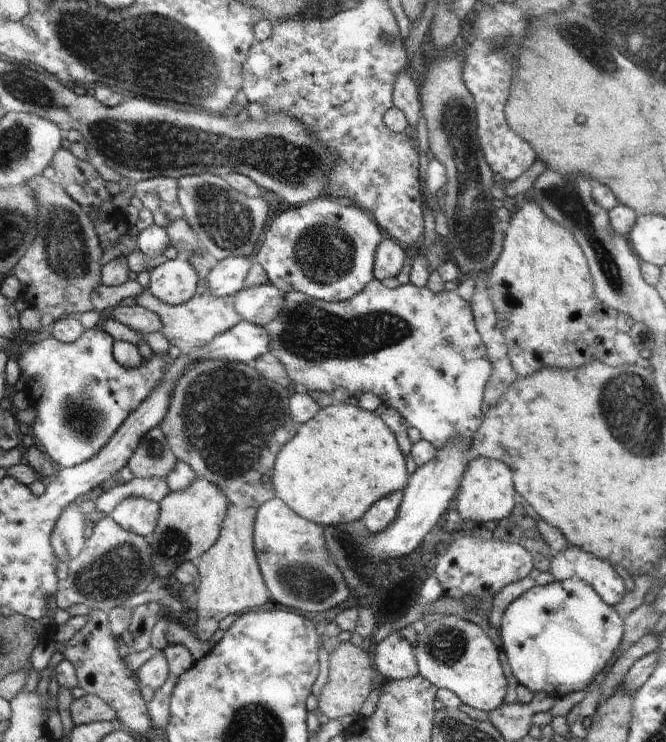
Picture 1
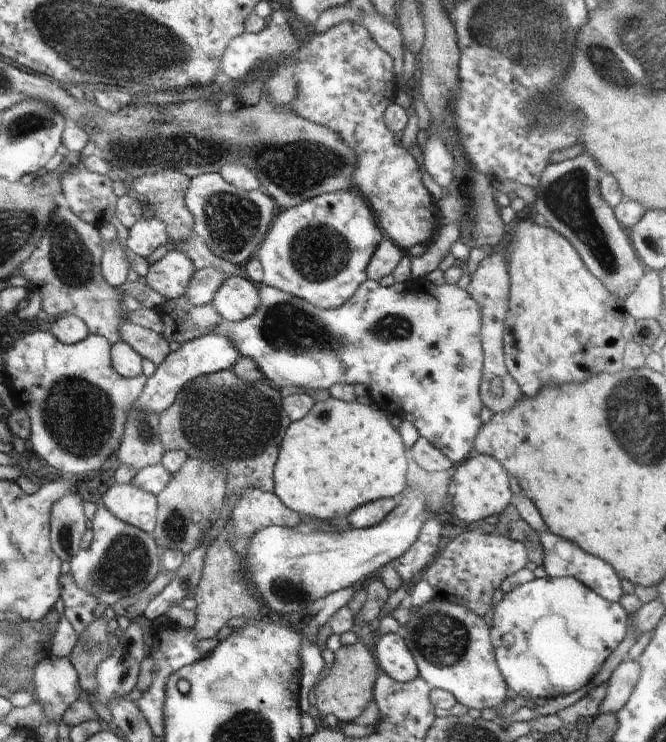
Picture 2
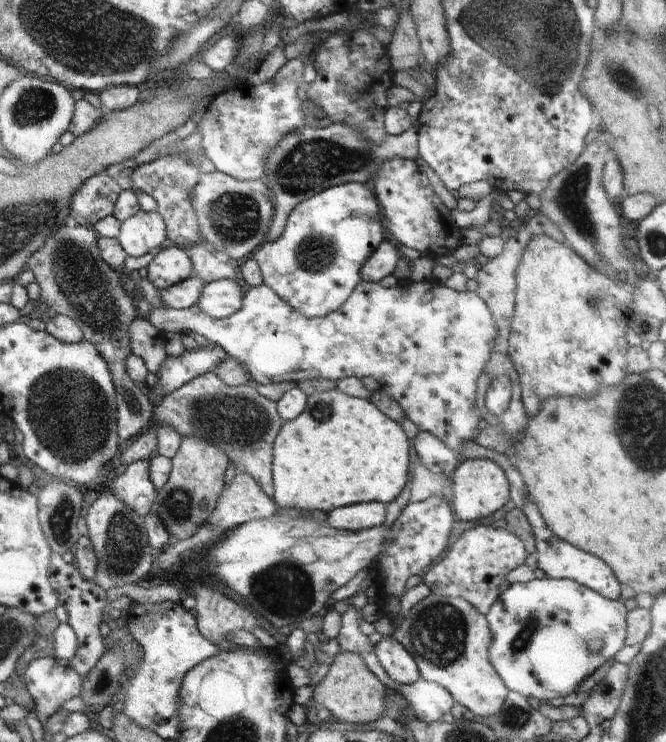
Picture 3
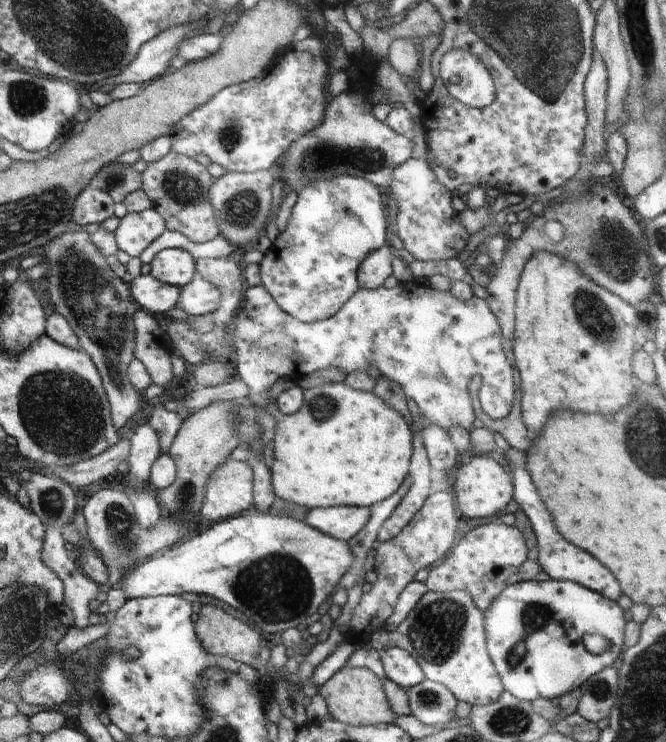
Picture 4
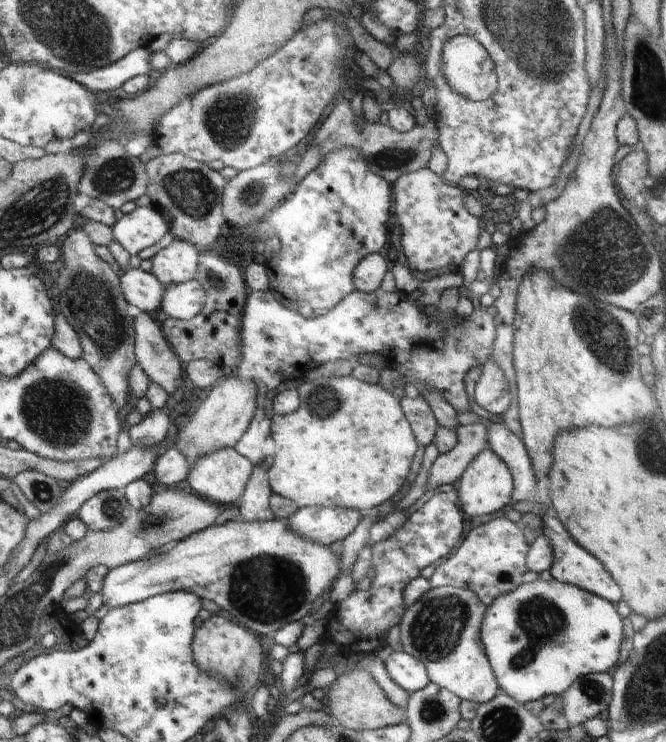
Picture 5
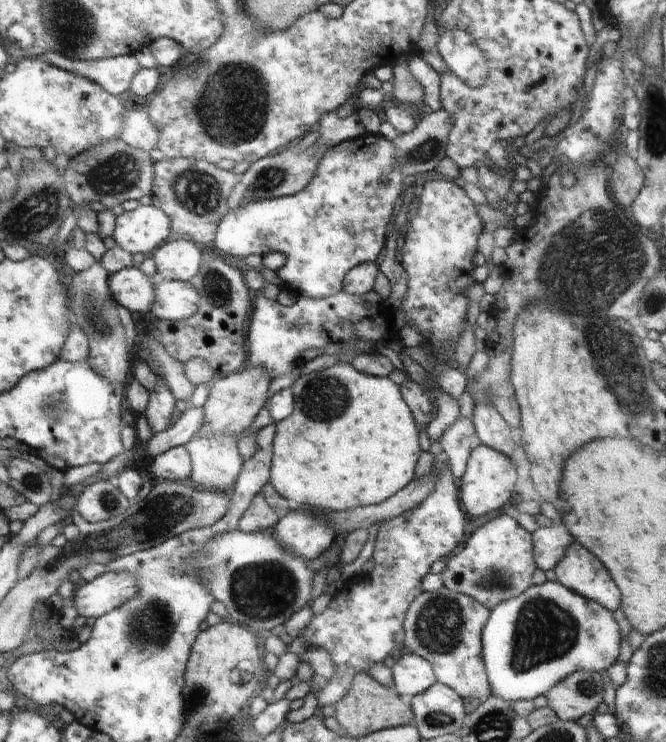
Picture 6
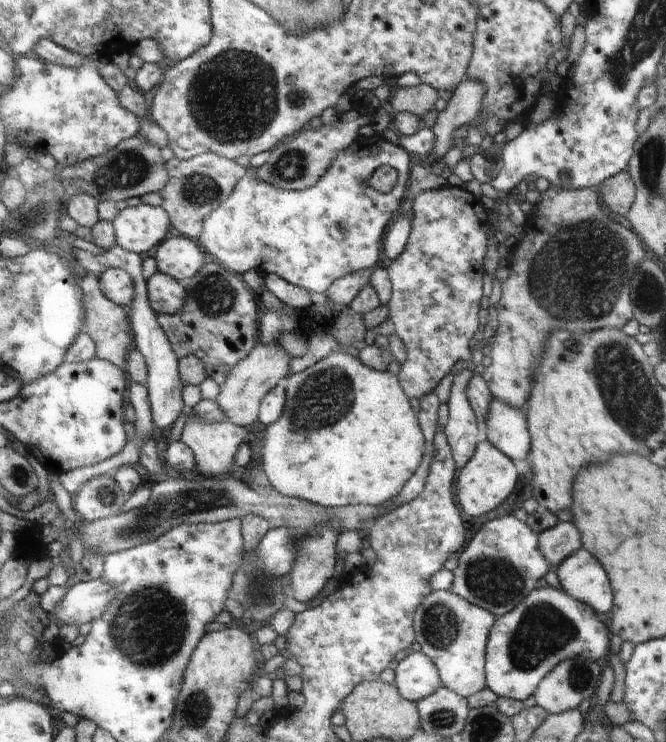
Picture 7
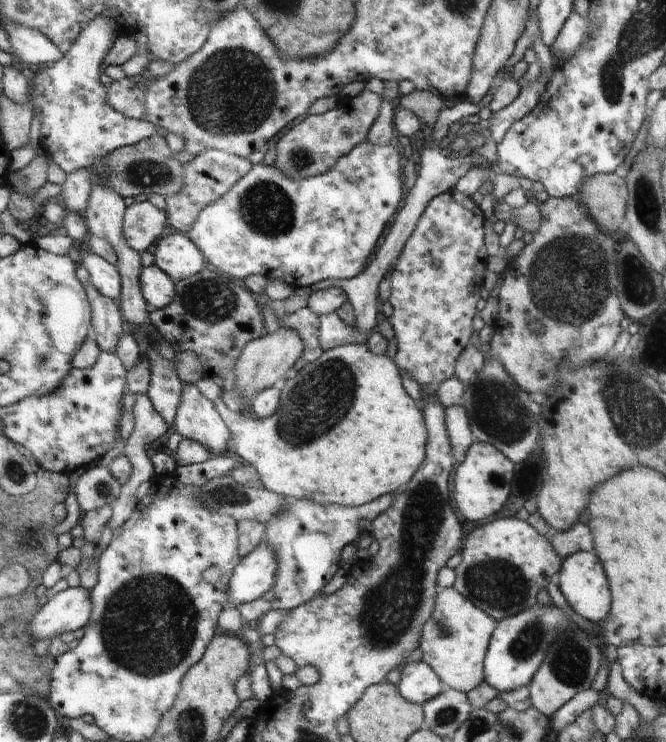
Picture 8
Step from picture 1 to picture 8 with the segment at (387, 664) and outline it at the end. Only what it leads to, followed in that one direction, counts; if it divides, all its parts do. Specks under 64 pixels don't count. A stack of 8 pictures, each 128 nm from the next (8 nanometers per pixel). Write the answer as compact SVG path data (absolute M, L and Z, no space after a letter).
M424 660L409 662L401 668L399 693L408 702L423 705L436 698L444 690L443 680Z

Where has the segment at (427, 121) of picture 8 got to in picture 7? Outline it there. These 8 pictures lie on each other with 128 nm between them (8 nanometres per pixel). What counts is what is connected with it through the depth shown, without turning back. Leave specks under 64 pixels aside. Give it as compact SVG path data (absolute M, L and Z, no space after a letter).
M420 83L415 87L396 87L391 95L390 102L394 113L408 111L412 114L423 116L432 110L438 100L435 87L430 84Z

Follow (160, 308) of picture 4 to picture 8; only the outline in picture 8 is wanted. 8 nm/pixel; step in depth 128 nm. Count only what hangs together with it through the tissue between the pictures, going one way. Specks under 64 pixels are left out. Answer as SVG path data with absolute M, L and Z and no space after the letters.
M93 250L86 256L78 259L80 266L84 266L89 272L91 284L103 291L108 298L116 298L120 301L124 294L124 278L118 266L108 262Z

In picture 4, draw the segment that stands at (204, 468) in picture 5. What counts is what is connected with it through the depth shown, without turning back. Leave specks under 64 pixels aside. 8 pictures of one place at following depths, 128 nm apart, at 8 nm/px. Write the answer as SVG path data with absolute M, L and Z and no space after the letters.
M228 460L212 476L202 517L218 524L239 517L255 506L254 471L251 463Z

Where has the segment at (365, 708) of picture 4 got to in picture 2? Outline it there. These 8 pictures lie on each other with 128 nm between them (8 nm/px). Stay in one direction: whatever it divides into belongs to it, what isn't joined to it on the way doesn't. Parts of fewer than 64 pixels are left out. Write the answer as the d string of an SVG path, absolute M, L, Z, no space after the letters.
M361 640L355 644L342 645L334 656L335 659L329 666L328 675L313 690L316 697L314 706L323 716L332 714L342 722L354 722L372 700L374 682L377 681L376 678L379 678L378 670L376 670L371 651Z

